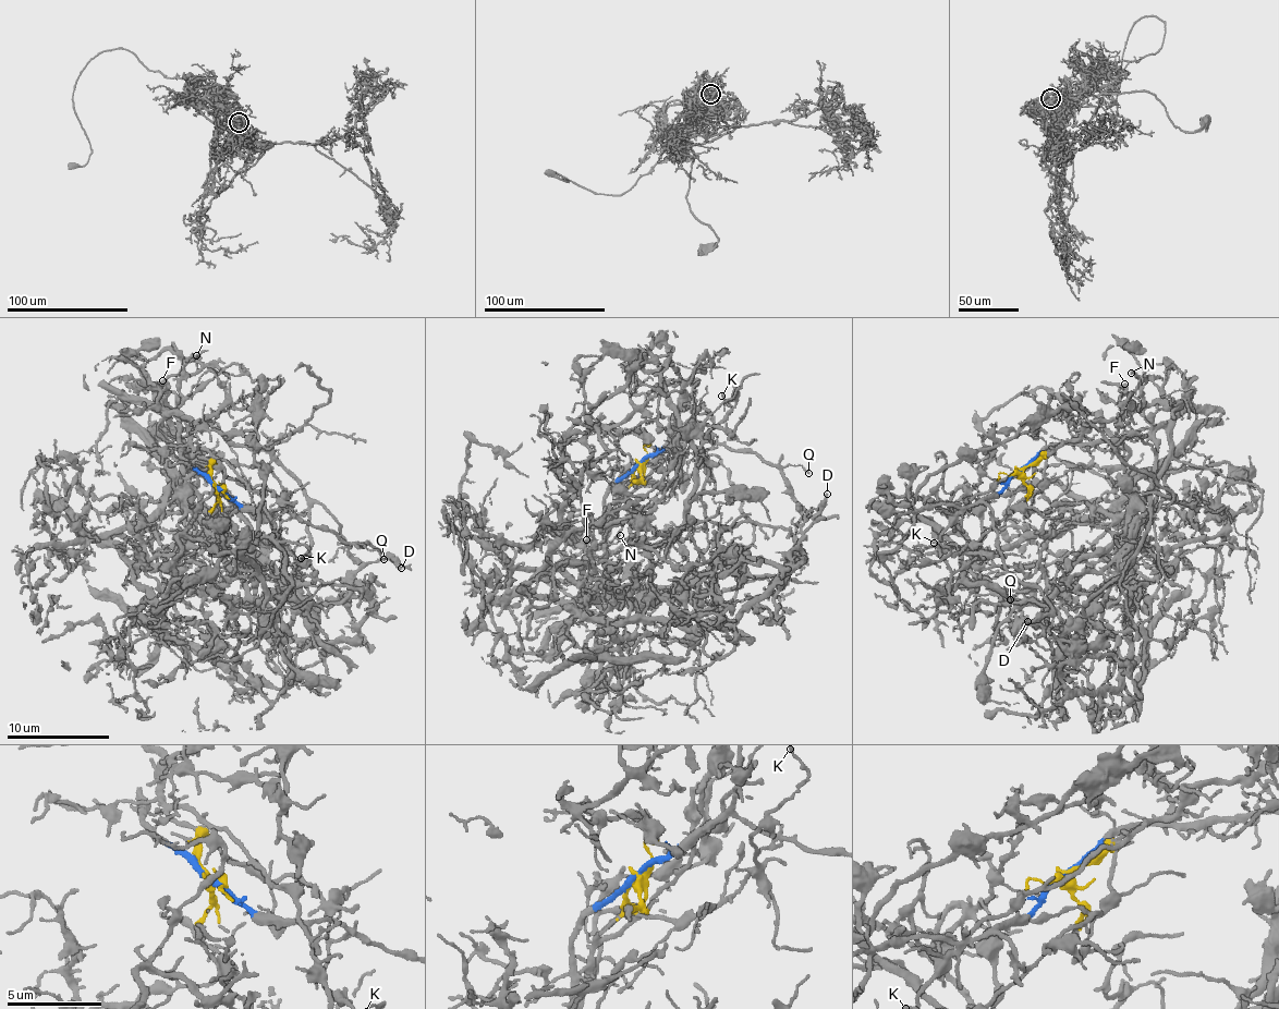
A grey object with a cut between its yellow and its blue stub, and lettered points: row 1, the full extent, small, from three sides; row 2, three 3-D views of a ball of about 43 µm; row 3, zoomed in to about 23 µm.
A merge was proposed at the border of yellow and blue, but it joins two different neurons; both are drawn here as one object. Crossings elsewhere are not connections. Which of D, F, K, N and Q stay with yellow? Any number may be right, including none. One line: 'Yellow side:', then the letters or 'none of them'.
Yellow side: F, K, N

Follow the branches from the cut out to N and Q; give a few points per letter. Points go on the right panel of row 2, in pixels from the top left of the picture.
N: (1020, 472), (1059, 445), (1077, 441), (1095, 423), (1133, 420), (1141, 391), (1139, 376), (1132, 374)
Q: (1020, 472), (1002, 493), (985, 499), (983, 505), (991, 512), (1007, 568), (1005, 585), (1011, 600)

